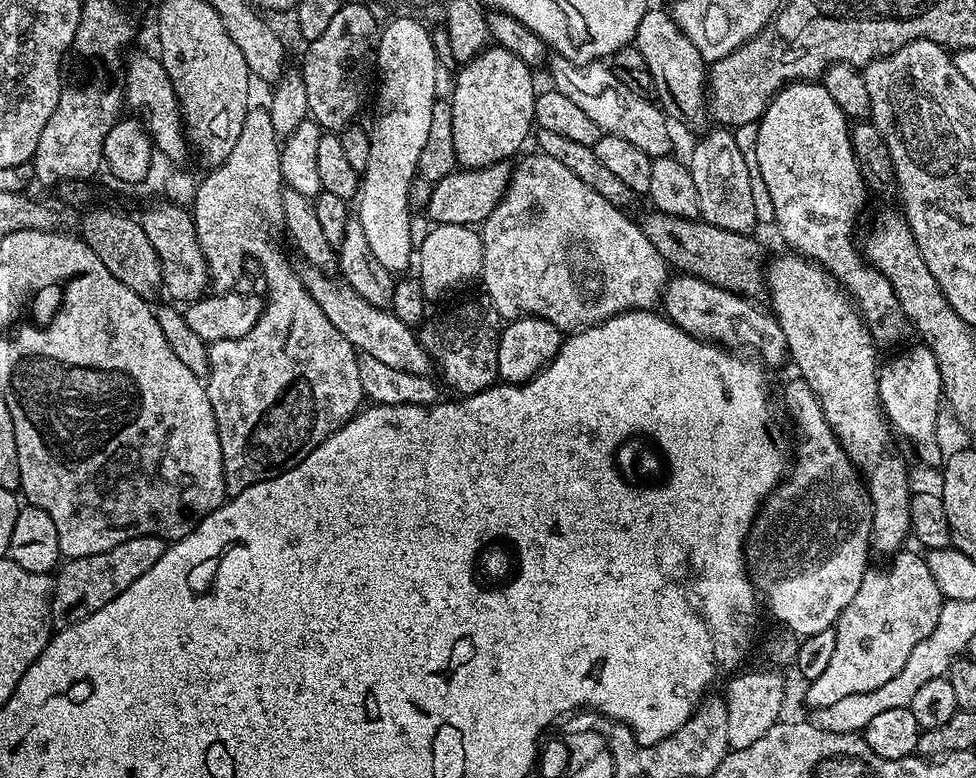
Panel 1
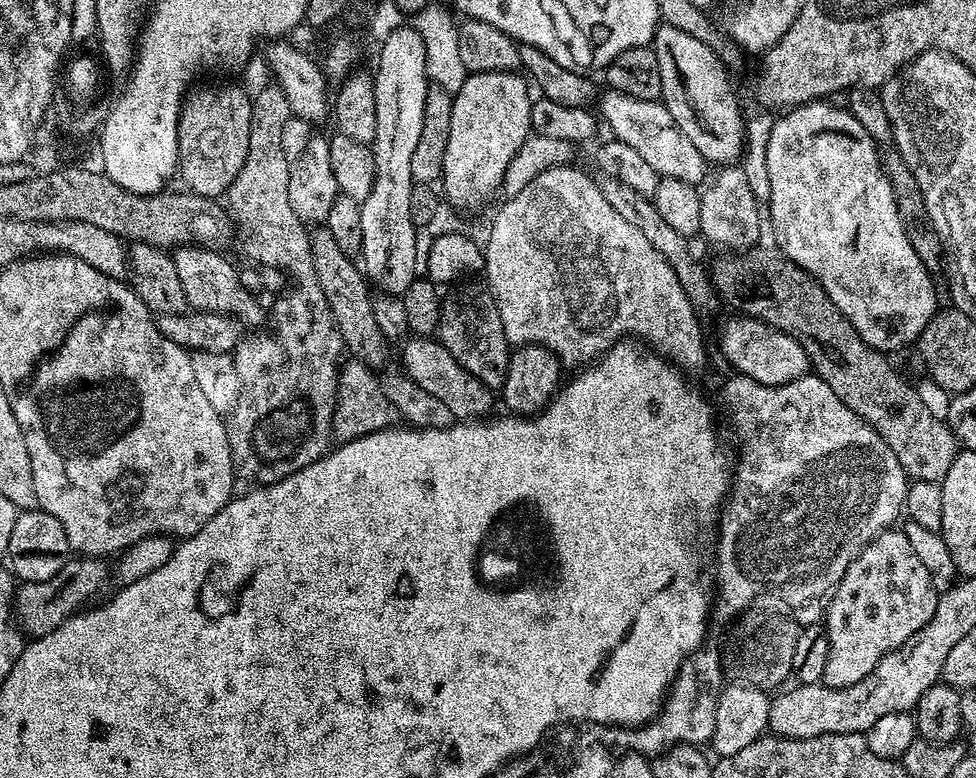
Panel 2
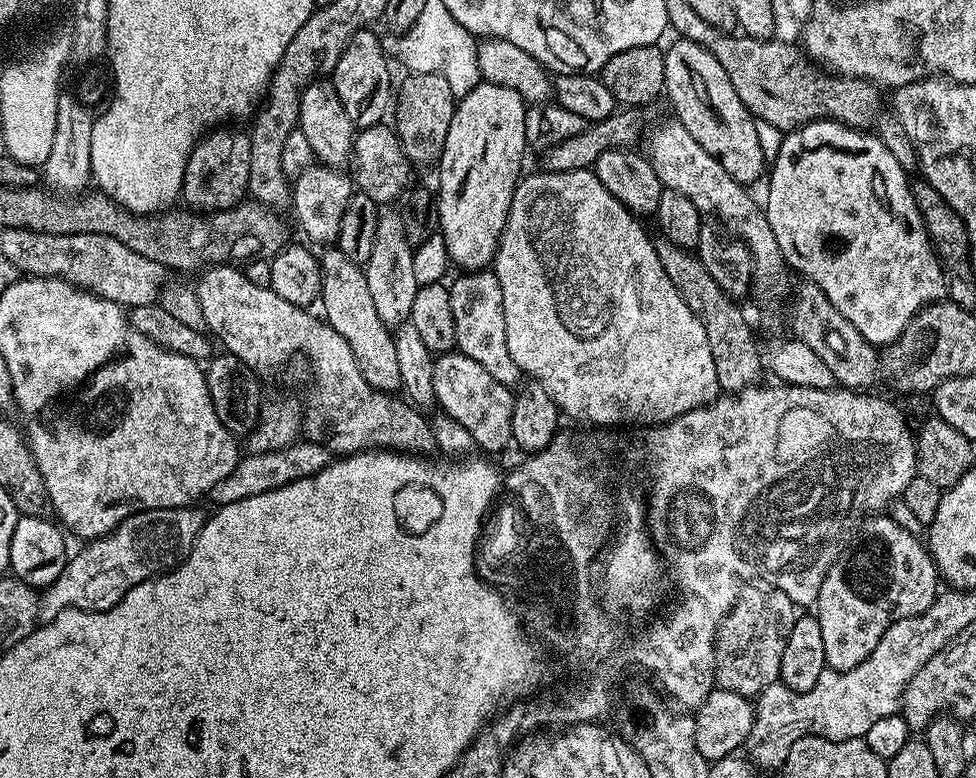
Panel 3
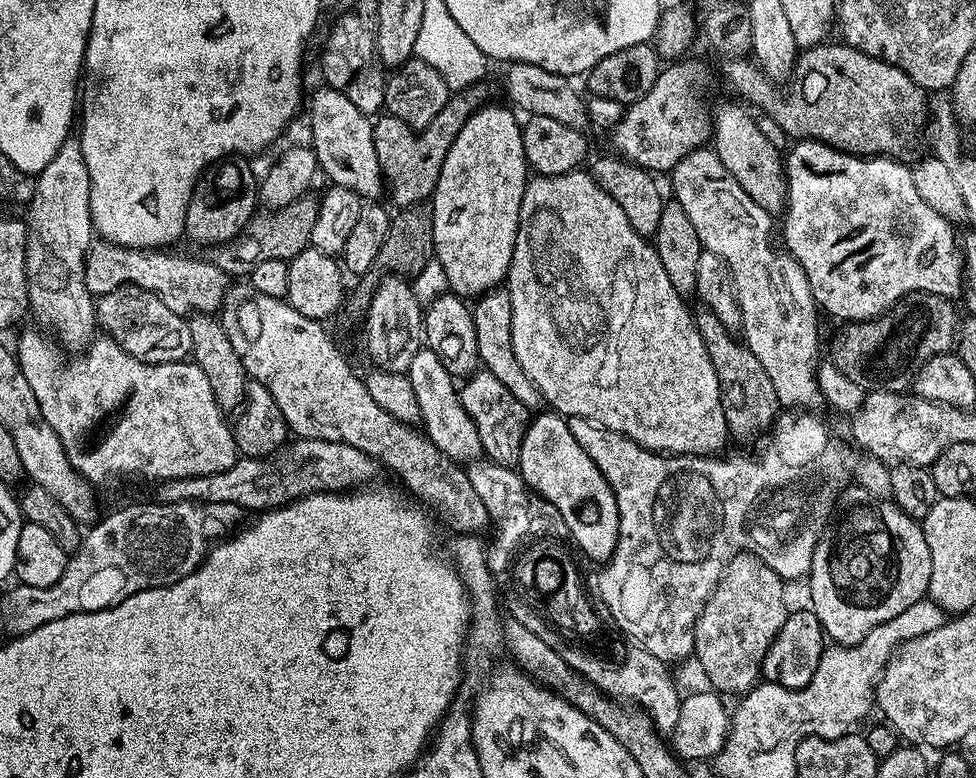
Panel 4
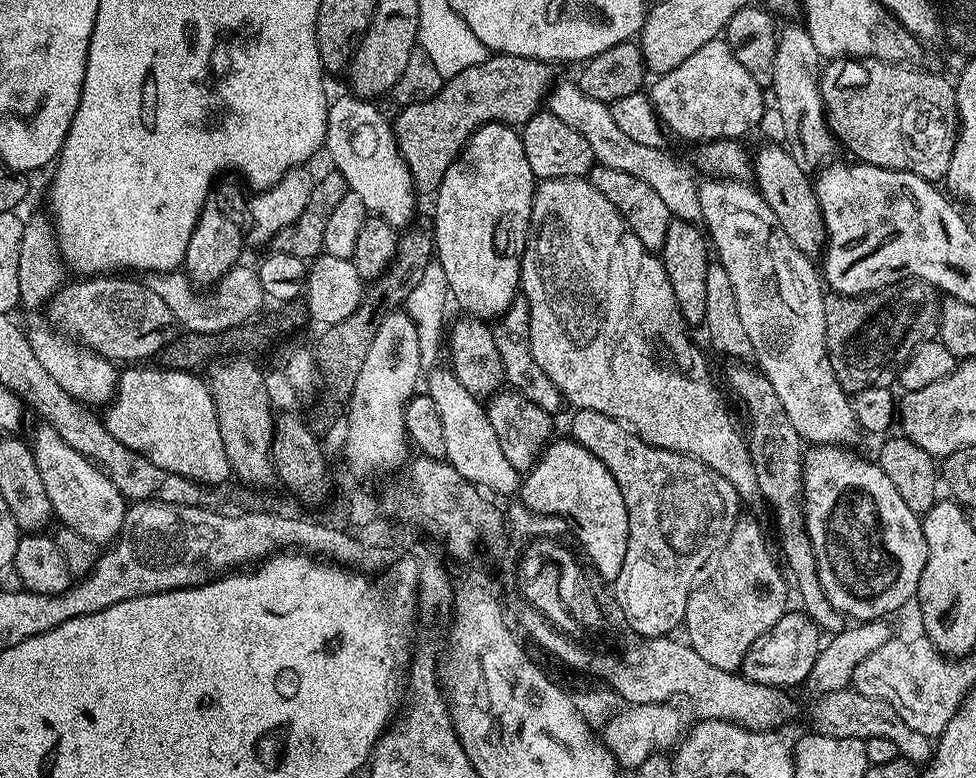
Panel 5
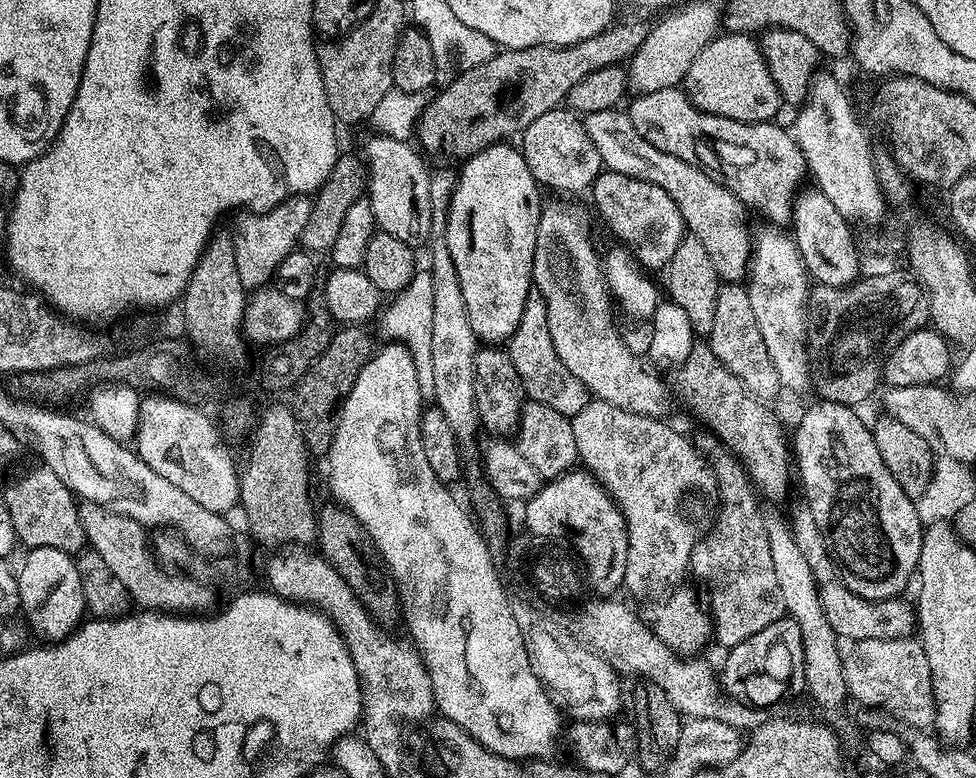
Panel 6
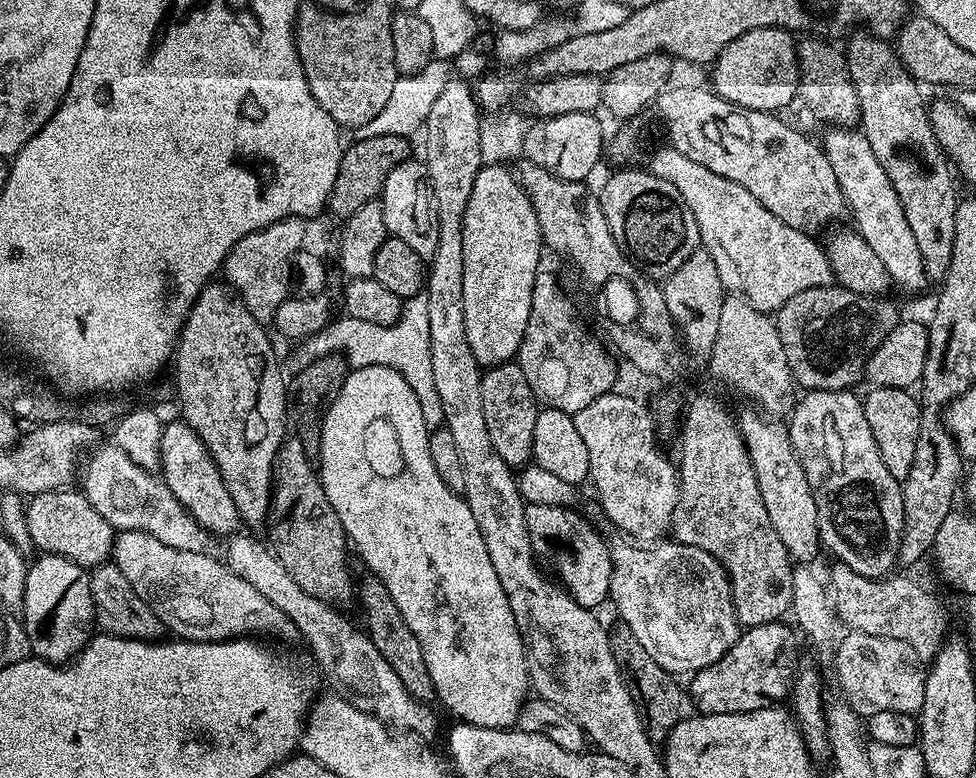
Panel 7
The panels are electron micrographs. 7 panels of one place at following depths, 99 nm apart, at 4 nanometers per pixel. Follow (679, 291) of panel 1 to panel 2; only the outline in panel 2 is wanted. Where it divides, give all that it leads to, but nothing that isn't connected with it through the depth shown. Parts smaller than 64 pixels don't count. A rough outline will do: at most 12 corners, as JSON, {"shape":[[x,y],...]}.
{"shape":[[736,314],[720,352],[739,375],[766,386],[809,375],[790,334]]}

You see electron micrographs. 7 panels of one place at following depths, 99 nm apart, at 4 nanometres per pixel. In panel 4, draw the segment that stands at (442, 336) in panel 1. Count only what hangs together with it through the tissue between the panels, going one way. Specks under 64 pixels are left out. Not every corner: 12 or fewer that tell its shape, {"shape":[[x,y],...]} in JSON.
{"shape":[[510,294],[471,305],[481,365],[529,410],[544,404],[514,358]]}

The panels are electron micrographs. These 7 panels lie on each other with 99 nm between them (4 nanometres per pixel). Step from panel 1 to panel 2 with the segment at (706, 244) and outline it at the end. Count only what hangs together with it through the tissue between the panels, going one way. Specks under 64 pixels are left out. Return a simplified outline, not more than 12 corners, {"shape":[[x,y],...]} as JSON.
{"shape":[[775,246],[720,254],[717,297],[790,334],[912,480],[955,433]]}

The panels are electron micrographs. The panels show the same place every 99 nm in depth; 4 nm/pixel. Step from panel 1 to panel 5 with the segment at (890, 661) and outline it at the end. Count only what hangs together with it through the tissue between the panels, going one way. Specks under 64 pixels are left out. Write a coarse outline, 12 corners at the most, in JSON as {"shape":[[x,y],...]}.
{"shape":[[802,456],[818,582],[891,617],[926,566],[921,517],[879,463]]}

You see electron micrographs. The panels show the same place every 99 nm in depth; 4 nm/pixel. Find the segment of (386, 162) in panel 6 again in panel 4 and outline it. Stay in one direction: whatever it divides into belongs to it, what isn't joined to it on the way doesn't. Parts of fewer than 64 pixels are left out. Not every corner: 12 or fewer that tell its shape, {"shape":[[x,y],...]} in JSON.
{"shape":[[327,86],[312,96],[310,146],[332,184],[376,198],[386,181],[373,121]]}

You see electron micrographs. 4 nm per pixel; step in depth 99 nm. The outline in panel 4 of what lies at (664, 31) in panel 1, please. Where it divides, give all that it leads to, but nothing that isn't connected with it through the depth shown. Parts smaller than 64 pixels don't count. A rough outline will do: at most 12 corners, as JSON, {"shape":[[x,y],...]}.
{"shape":[[715,109],[711,147],[773,214],[788,198],[785,157],[757,117]]}

